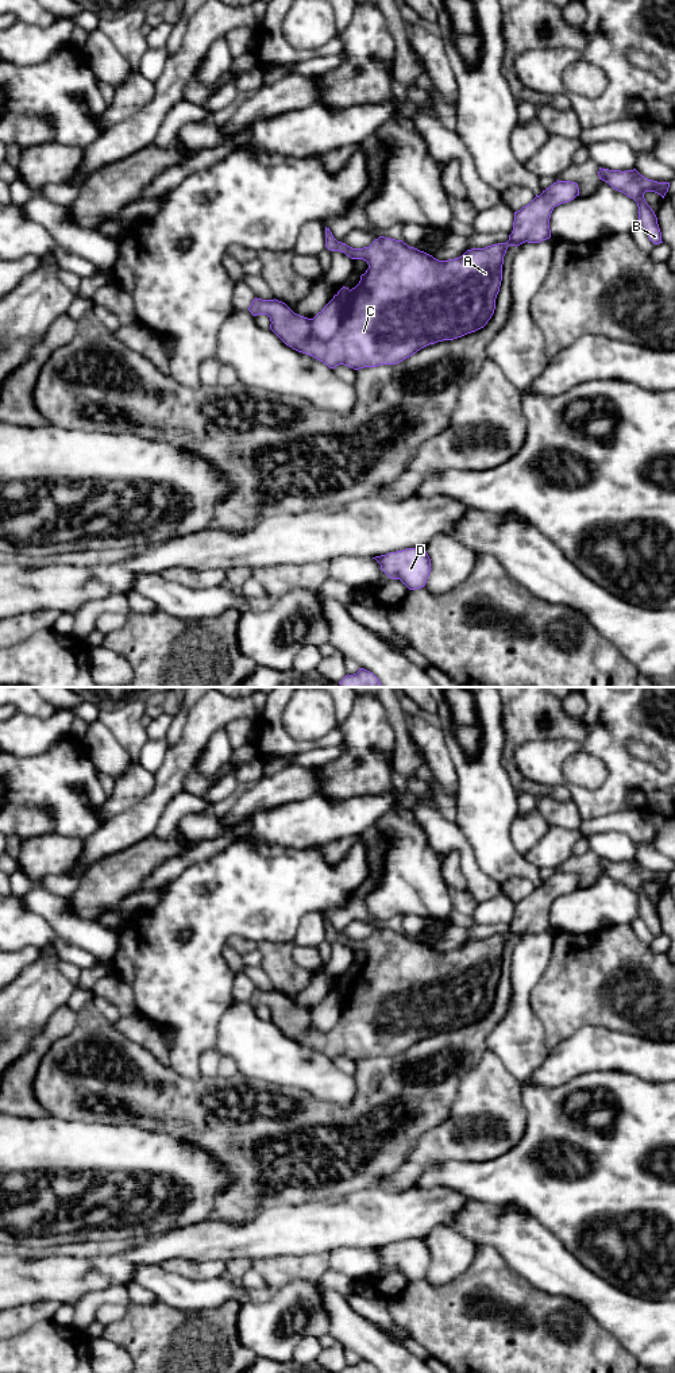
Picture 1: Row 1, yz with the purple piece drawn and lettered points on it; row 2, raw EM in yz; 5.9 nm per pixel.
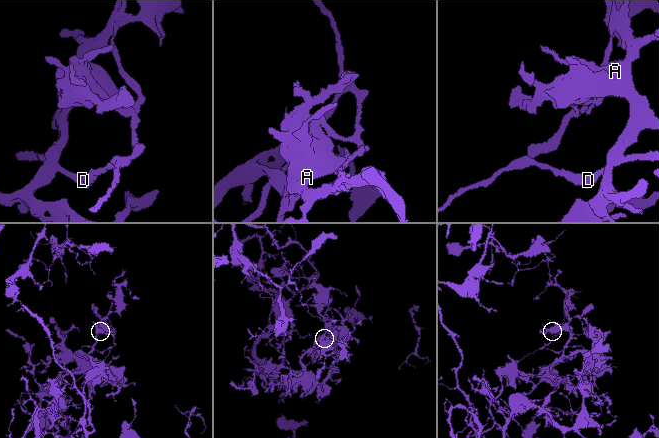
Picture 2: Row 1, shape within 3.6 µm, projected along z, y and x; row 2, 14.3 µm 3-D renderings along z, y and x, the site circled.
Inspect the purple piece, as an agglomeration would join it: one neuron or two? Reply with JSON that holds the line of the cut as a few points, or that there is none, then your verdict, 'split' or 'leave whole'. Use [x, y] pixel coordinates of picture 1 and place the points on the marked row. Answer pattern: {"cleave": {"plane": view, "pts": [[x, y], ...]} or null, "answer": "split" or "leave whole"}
{"cleave": {"plane": "yz", "pts": [[350, 290], [336, 332], [326, 340], [317, 339]]}, "answer": "split"}

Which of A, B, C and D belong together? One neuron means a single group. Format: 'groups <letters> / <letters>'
groups A B C / D

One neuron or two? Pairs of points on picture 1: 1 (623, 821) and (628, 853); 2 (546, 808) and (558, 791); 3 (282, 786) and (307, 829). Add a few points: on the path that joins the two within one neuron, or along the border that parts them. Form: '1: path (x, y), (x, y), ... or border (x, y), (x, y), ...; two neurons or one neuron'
1: border (594, 833), (624, 832), (636, 845); two neurons
2: border (535, 795), (547, 795), (560, 801), (569, 799); two neurons
3: border (316, 793), (262, 812); two neurons

